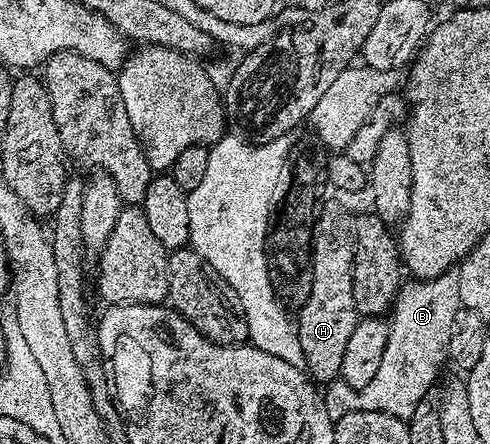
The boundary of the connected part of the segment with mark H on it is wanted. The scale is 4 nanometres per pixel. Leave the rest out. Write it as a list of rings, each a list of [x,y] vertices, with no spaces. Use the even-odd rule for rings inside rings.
[[[324,199],[313,230],[311,261],[313,262],[313,290],[297,312],[297,327],[301,352],[305,354],[306,371],[312,380],[340,379],[341,362],[349,334],[361,319],[353,302],[353,258],[355,257],[355,216],[339,200]]]

